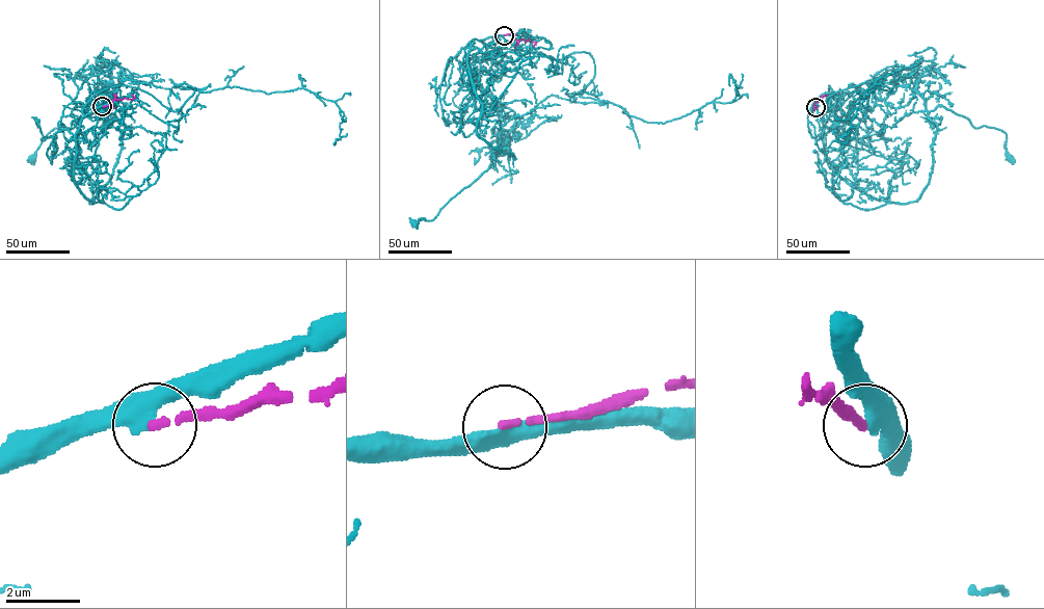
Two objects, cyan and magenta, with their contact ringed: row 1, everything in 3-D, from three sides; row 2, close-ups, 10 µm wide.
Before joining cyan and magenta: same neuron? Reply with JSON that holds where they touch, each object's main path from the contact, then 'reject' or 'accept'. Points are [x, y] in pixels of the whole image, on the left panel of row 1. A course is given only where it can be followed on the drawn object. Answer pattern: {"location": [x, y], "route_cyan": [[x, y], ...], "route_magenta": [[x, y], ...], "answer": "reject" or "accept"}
{"location": [102, 106], "route_cyan": [[102, 106], [76, 136], [75, 183], [94, 203], [125, 129], [101, 105], [72, 128], [51, 131], [32, 160]], "route_magenta": [[102, 106], [115, 100], [134, 99], [132, 94]], "answer": "reject"}

